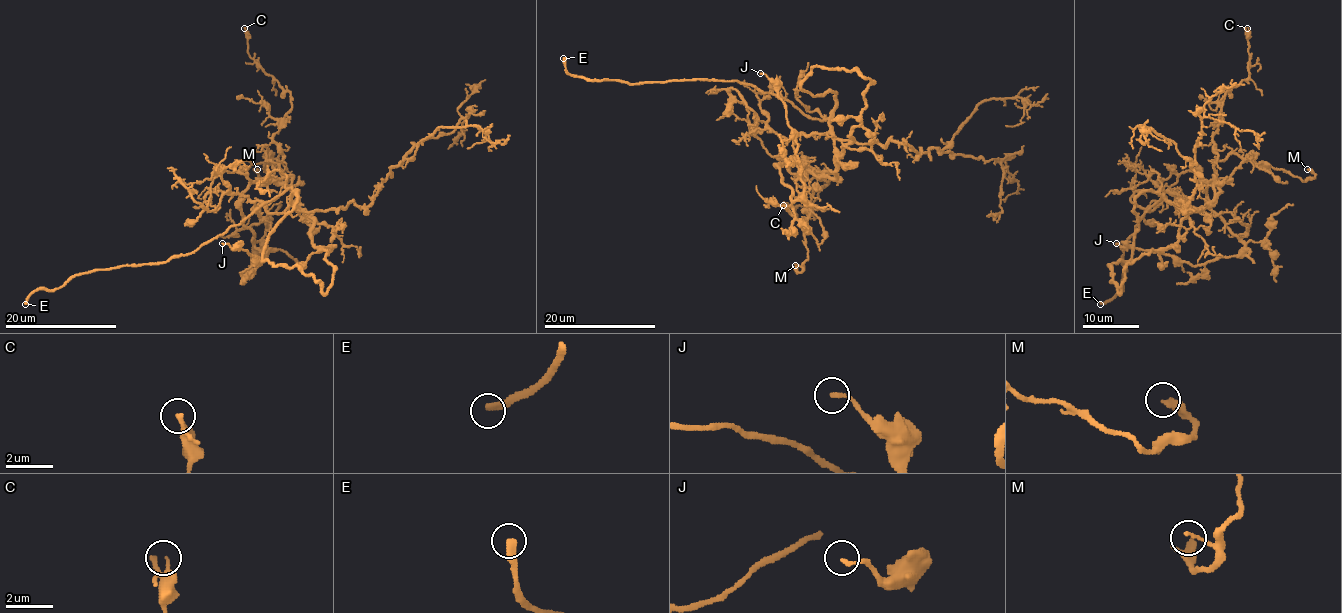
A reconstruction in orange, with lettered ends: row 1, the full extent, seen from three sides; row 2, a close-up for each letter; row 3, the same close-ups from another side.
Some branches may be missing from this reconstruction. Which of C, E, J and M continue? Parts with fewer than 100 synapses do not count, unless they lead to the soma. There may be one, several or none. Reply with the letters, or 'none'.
E

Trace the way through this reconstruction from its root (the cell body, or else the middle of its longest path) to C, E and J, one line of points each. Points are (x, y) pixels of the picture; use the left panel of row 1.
C: (295, 205), (297, 192), (281, 170), (282, 150), (274, 139), (292, 107), (292, 96), (248, 54), (244, 28)
E: (295, 205), (292, 190), (286, 188), (191, 252), (162, 262), (75, 273), (58, 287), (33, 290), (25, 304)
J: (295, 205), (295, 191), (254, 180), (241, 195), (241, 220), (262, 261), (222, 243)

